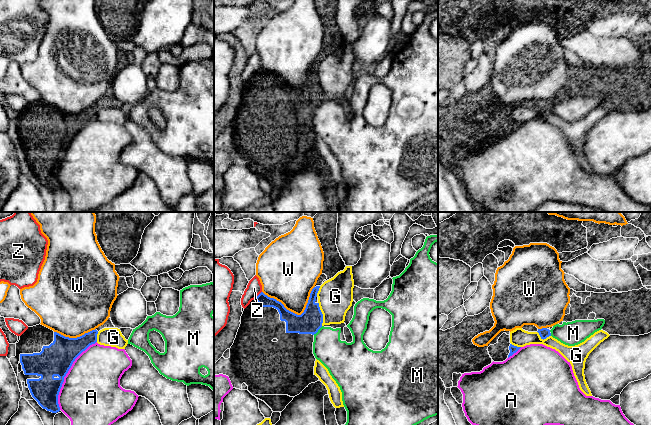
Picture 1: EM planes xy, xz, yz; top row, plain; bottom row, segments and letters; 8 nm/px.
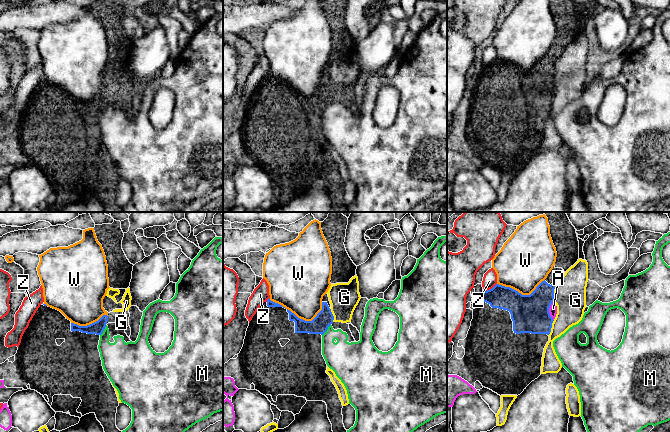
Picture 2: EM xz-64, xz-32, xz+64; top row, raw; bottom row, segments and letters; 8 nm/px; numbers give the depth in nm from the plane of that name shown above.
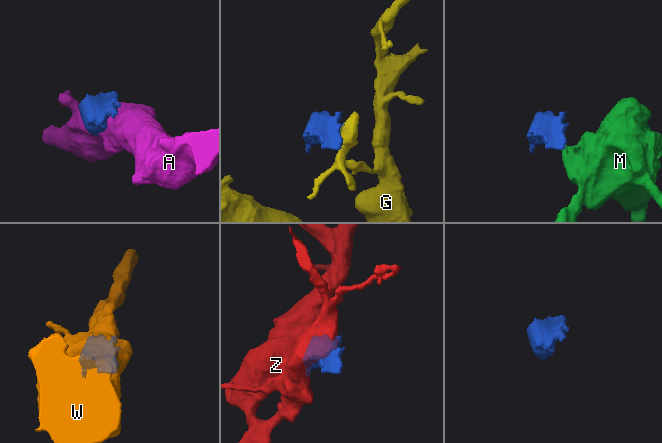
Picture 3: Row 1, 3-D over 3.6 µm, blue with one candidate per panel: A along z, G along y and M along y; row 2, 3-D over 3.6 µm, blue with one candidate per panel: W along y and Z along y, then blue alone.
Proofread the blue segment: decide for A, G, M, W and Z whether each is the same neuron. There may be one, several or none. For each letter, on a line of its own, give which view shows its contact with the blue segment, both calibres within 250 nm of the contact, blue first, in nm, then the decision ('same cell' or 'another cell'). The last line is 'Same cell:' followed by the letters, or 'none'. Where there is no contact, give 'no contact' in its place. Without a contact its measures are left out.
A: xy | 260/480 nm | another cell
G: xz | 190/280 nm | another cell
M: xz | 190/260 nm | another cell
W: xz | 190/340 nm | another cell
Z: xz | 100/120 nm | another cell
Same cell: none

